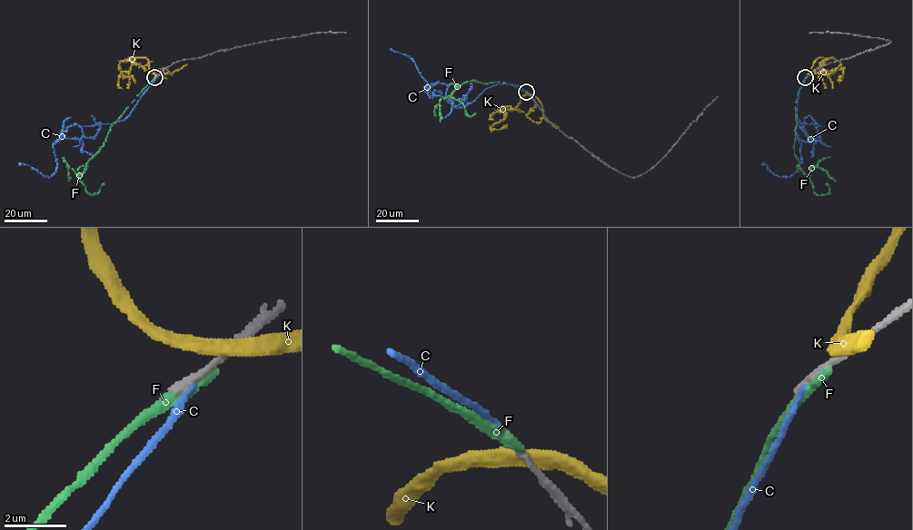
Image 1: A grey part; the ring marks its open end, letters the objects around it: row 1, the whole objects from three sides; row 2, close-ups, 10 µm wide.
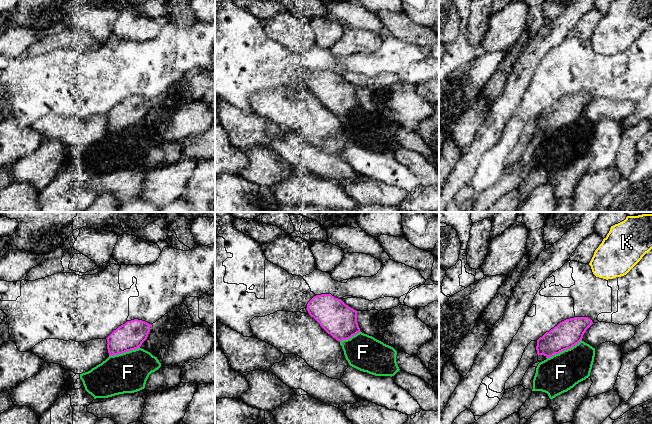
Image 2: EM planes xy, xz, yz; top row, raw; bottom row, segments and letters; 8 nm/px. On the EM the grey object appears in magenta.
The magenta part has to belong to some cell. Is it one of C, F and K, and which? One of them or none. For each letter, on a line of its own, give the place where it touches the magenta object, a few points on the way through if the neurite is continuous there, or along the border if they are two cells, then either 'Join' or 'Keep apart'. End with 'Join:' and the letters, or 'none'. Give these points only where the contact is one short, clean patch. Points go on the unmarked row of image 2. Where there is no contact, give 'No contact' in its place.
C: No contact. Keep apart
F: Touches magenta at yz (564, 125). Keep apart
K: No contact. Keep apart
Join: none

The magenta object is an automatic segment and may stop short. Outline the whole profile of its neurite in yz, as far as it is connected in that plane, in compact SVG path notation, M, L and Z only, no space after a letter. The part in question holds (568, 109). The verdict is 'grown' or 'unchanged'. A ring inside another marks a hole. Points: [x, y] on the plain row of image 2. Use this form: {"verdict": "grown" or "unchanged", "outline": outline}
{"verdict": "unchanged", "outline": "M574 93L560 98L537 116L537 130L550 134L578 120L593 100L588 93Z"}

